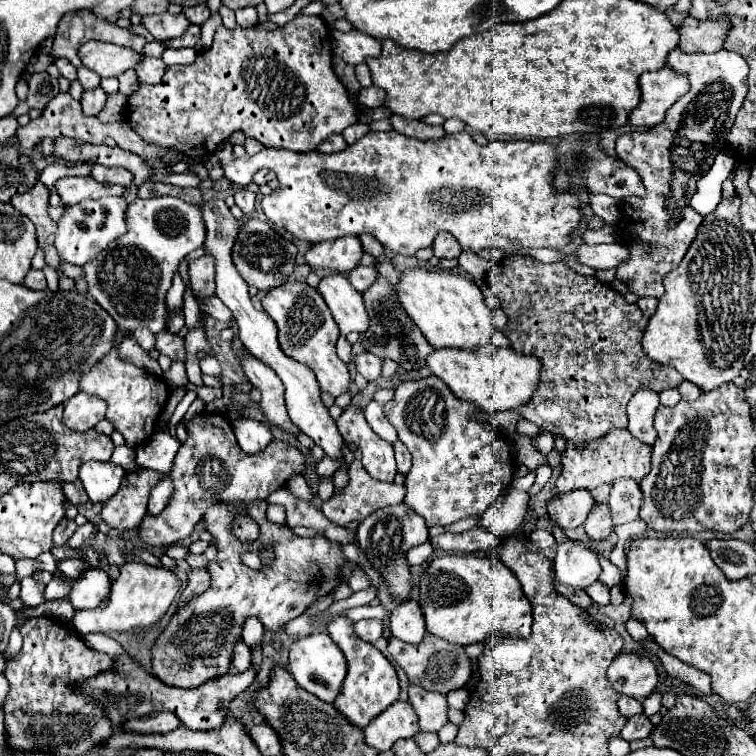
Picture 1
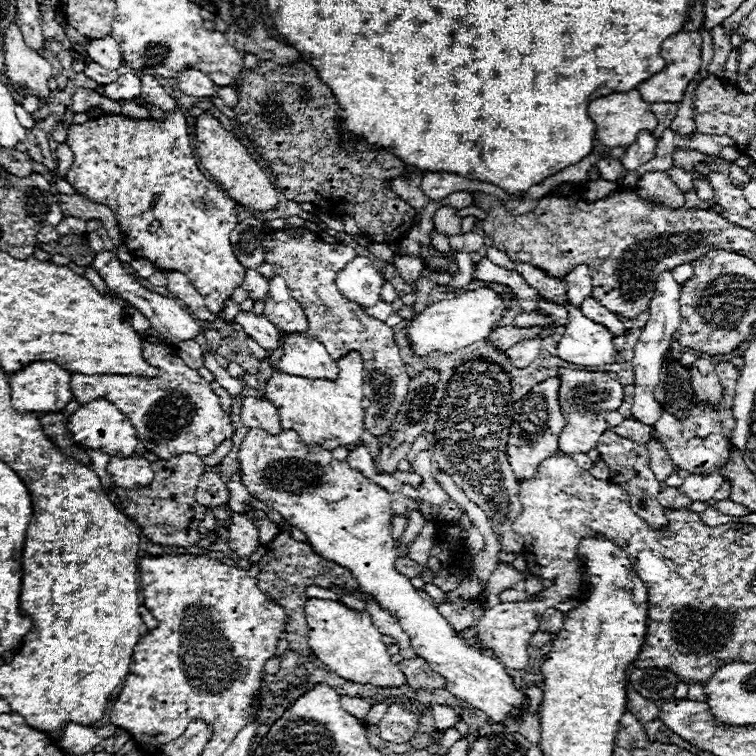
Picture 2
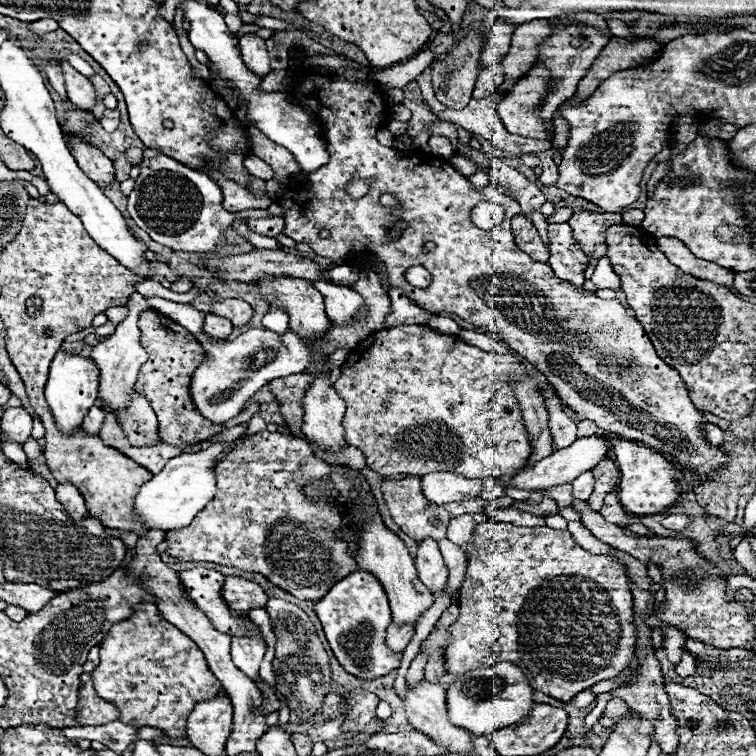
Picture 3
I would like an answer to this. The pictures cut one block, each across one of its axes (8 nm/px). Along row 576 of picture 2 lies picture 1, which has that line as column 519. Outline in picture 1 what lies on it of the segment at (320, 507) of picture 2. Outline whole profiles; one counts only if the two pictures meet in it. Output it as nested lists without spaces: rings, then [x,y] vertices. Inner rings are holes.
[[[488,346],[478,348],[476,352],[440,348],[434,350],[426,362],[430,370],[454,392],[456,398],[468,400],[488,414],[498,414],[528,404],[540,376],[540,362],[534,356],[520,356],[514,350]]]

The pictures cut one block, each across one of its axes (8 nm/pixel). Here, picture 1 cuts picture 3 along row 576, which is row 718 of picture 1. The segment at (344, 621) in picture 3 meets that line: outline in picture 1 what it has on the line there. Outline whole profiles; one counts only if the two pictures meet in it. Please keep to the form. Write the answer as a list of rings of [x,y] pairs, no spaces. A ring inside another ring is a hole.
[[[334,618],[328,624],[328,634],[338,644],[338,648],[342,650],[342,654],[346,658],[346,664],[348,664],[348,672],[346,672],[342,690],[336,696],[334,706],[352,726],[358,726],[360,730],[364,730],[380,712],[384,712],[390,704],[394,704],[398,700],[400,686],[398,686],[396,670],[388,662],[388,658],[382,656],[382,652],[378,648],[374,648],[372,644],[368,644],[356,636],[354,624],[350,620]]]

